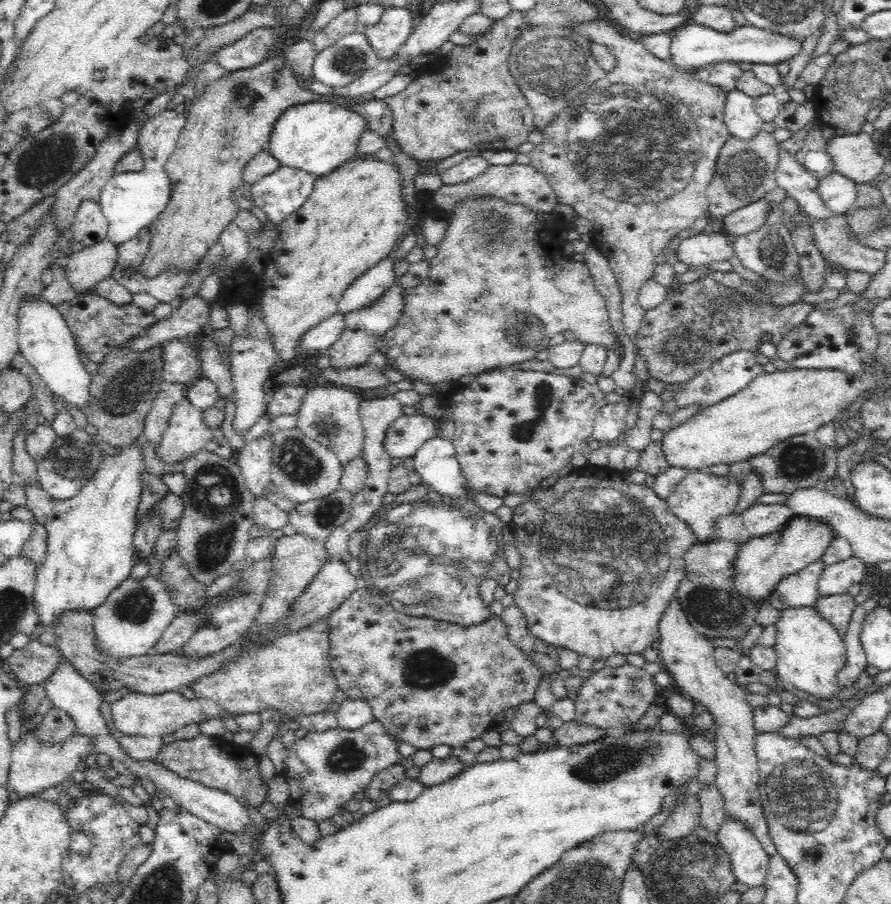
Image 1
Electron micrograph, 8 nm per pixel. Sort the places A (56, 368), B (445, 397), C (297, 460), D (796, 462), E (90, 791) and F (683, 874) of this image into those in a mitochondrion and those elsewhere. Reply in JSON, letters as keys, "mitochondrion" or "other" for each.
{"A":"other","B":"other","C":"mitochondrion","D":"mitochondrion","E":"other","F":"mitochondrion"}

